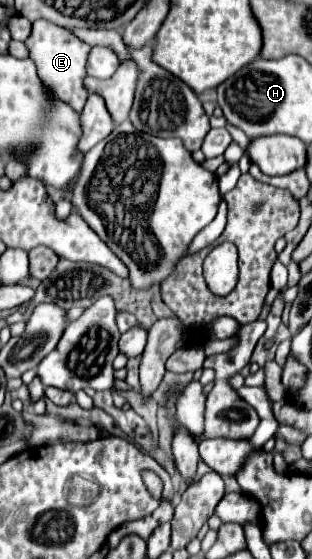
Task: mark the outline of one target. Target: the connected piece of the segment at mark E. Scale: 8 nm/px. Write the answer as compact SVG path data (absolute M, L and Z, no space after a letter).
M35 20L31 36L25 40L29 48L31 60L37 64L37 72L45 84L55 92L55 96L61 96L61 100L67 100L73 108L79 108L79 112L85 106L87 100L87 90L83 88L83 78L85 74L85 62L89 54L89 44L77 38L71 30L57 26L49 20Z

